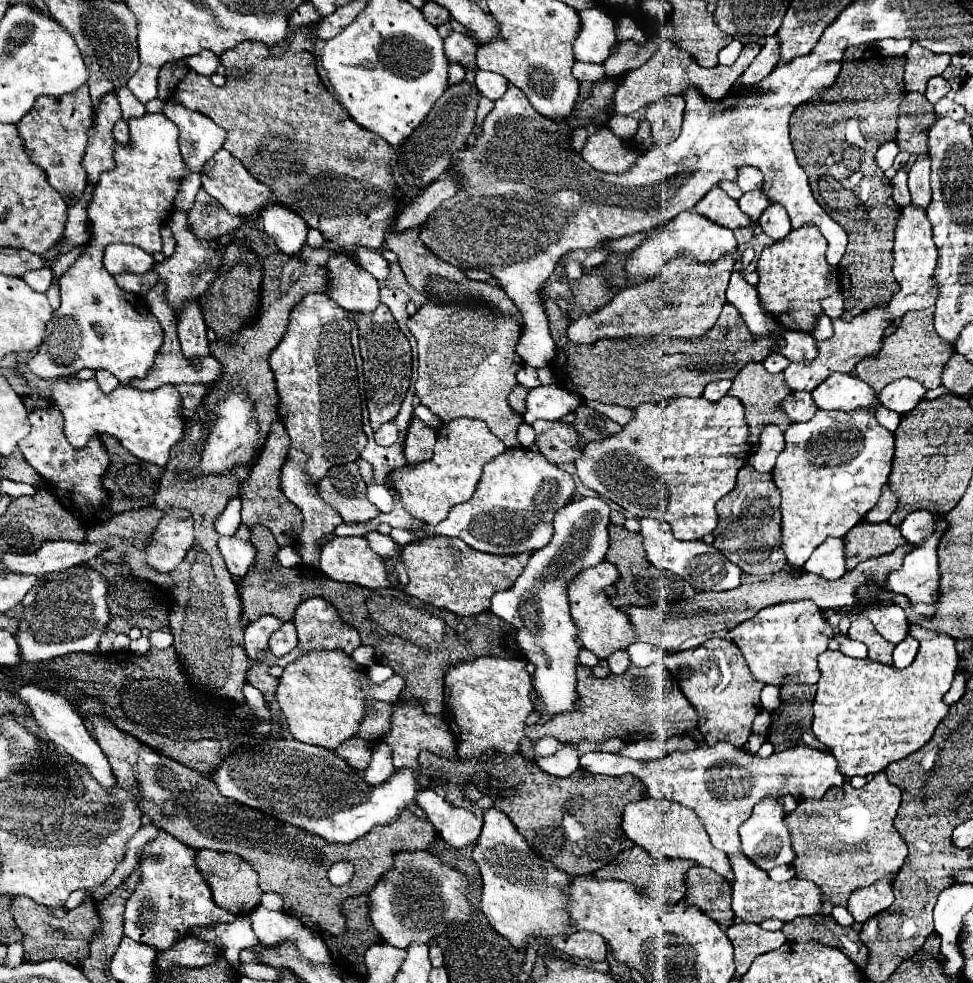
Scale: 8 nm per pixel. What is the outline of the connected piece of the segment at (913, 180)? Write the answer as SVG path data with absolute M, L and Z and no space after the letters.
M921 155L911 171L909 171L909 191L911 191L911 205L919 209L927 209L931 203L931 187L929 187L929 157Z

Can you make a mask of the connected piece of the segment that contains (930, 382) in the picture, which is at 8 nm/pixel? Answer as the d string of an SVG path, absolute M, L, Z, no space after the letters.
M929 307L929 309L905 313L897 331L891 333L889 337L885 337L883 349L879 351L879 355L863 359L857 365L855 375L861 381L869 383L869 387L873 387L873 391L877 395L881 393L881 389L885 385L889 385L889 383L893 383L895 379L901 379L901 377L917 379L919 383L923 383L929 389L937 389L941 385L941 371L951 357L951 349L943 345L941 337L937 335L937 331L933 327L933 311L935 309Z

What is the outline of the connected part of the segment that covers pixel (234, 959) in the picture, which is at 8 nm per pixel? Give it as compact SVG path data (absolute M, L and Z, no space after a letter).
M249 915L237 917L229 925L217 925L215 929L213 927L207 929L207 931L195 929L191 933L191 937L203 939L203 941L211 941L211 943L219 945L229 963L239 963L239 951L247 949L247 947L255 947L259 943L259 939L253 933Z

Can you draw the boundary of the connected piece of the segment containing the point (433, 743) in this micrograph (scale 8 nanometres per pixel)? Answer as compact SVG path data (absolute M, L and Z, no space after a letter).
M417 699L411 701L399 701L393 705L393 715L391 715L391 731L385 733L381 737L389 747L391 747L391 755L393 755L393 765L397 771L401 769L419 769L417 757L421 751L431 751L439 757L445 757L449 761L457 759L457 751L455 751L455 737L449 731L449 725L445 723L443 717L435 717L435 715L427 715L423 711L423 705Z

